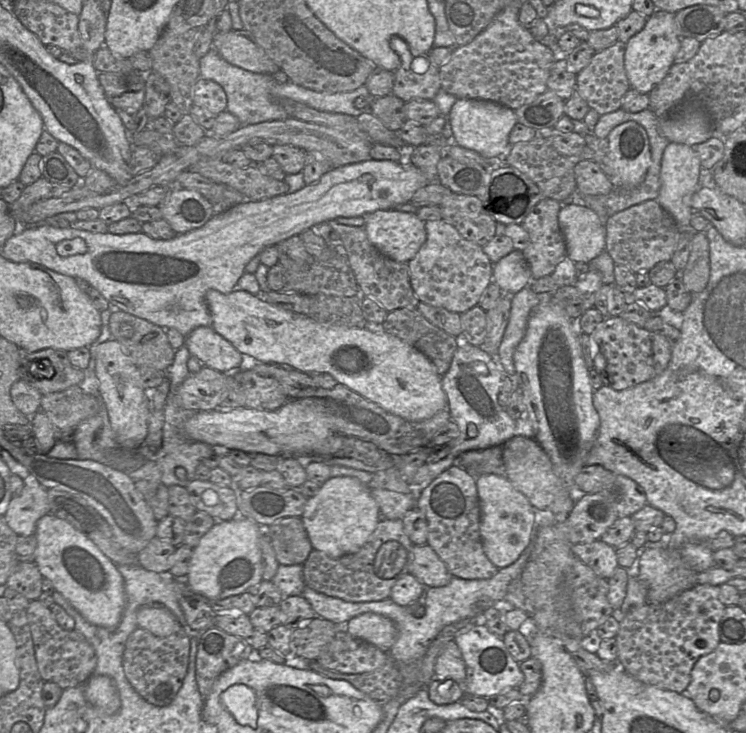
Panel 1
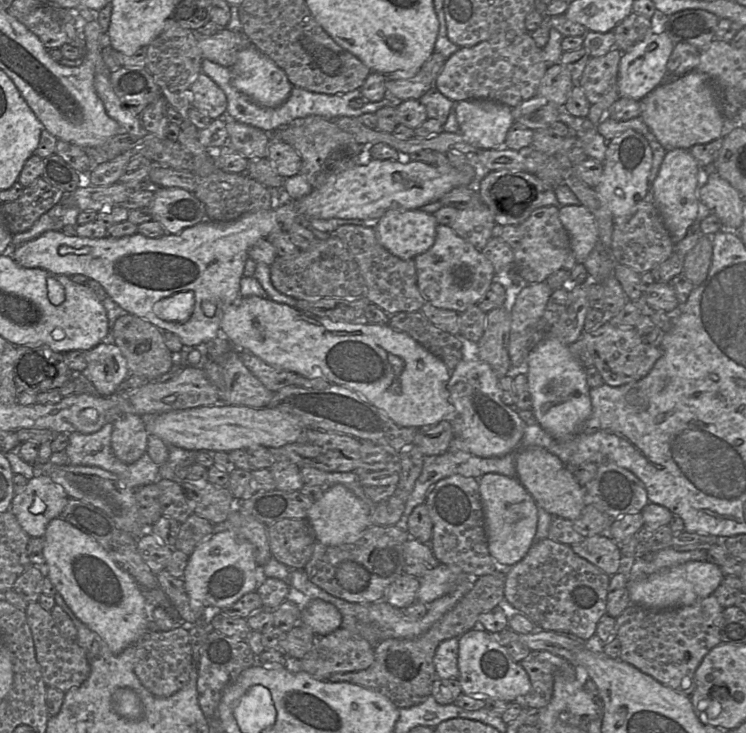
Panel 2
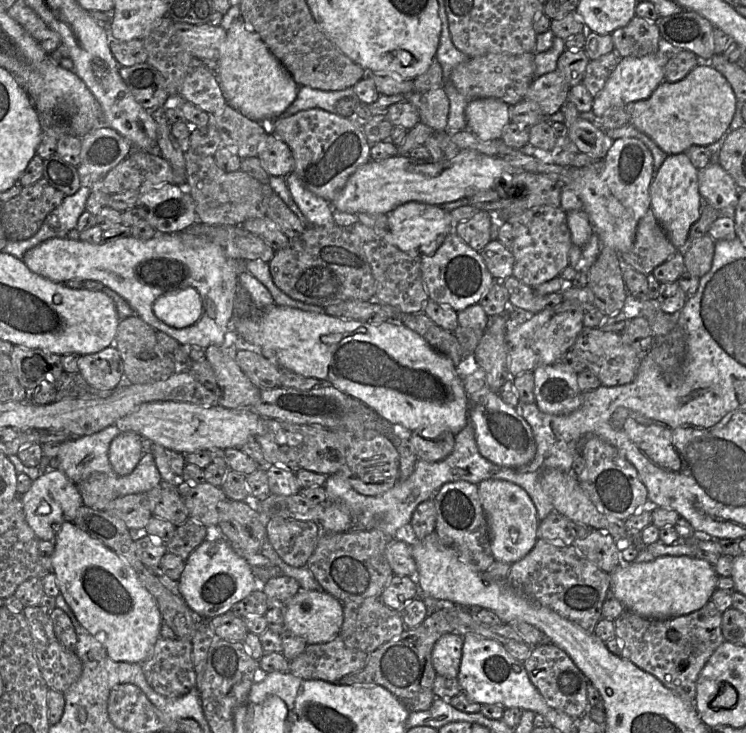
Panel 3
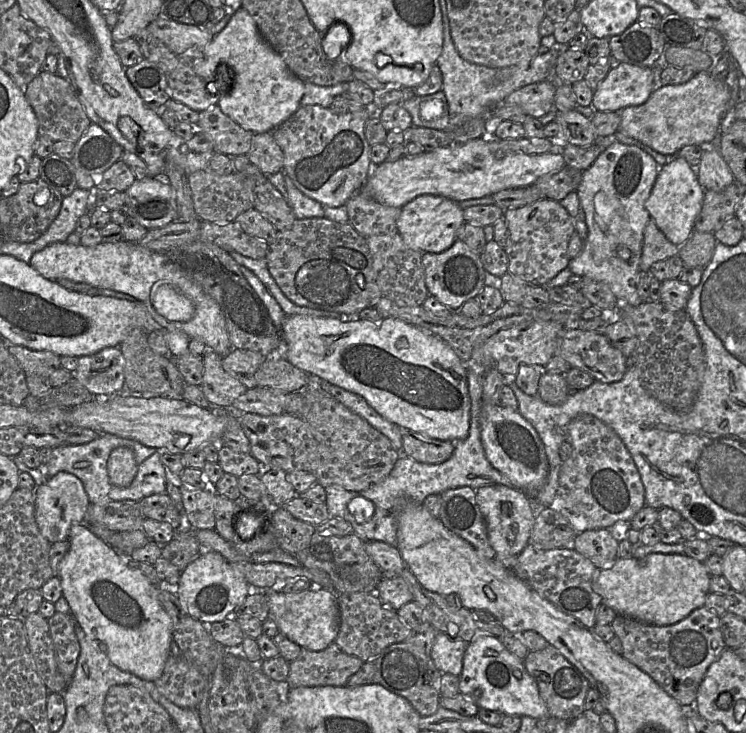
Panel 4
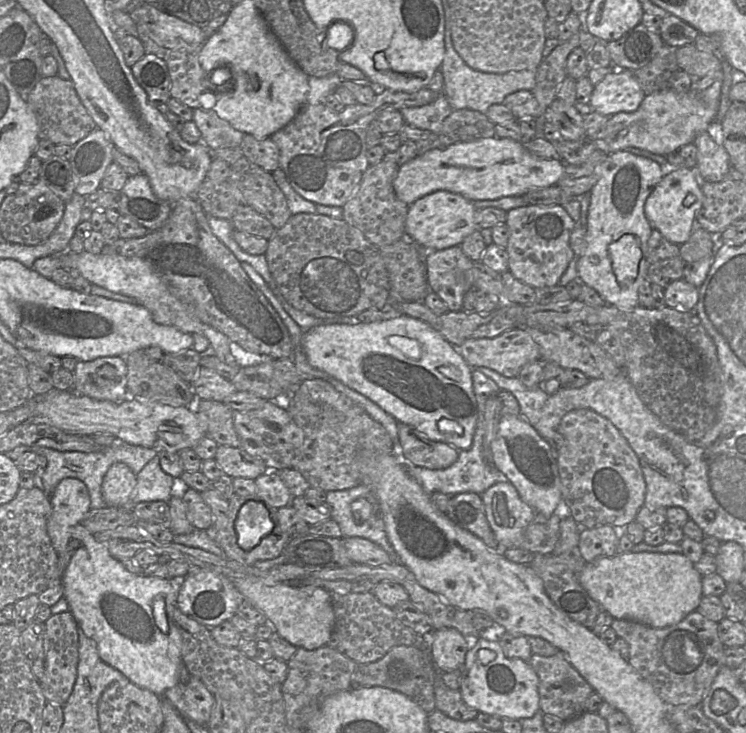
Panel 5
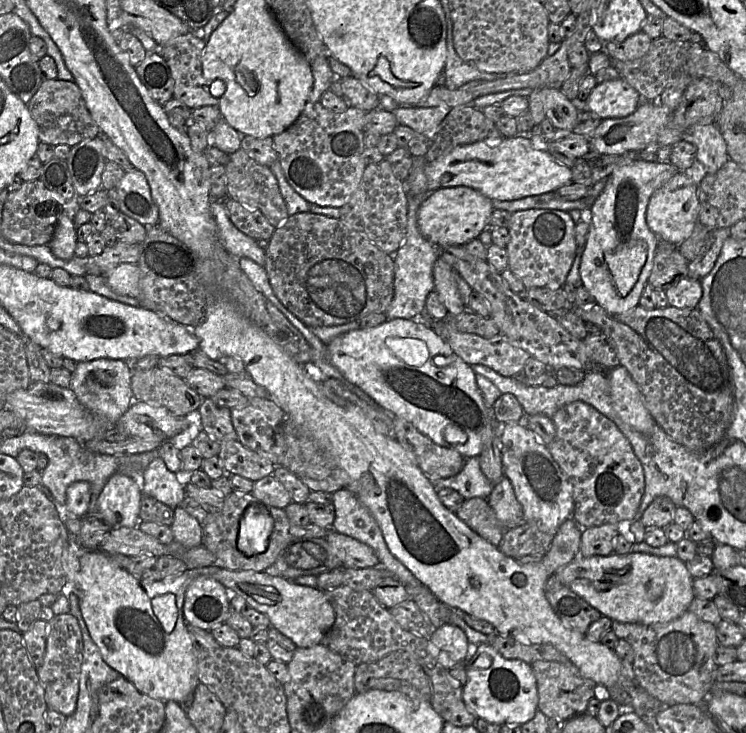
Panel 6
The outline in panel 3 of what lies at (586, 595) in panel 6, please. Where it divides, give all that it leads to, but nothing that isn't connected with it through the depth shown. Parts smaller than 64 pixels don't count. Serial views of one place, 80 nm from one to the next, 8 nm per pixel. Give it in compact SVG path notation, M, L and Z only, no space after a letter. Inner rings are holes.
M661 556L649 562L620 564L610 573L610 593L626 610L648 619L667 620L702 608L717 587L713 565L689 556Z

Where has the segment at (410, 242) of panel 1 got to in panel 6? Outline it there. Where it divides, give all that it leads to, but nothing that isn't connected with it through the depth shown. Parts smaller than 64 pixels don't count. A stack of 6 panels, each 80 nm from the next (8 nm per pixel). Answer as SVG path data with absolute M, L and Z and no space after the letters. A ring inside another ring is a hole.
M456 186L441 188L429 195L419 206L417 225L421 234L438 248L464 246L489 227L493 201L479 191Z

